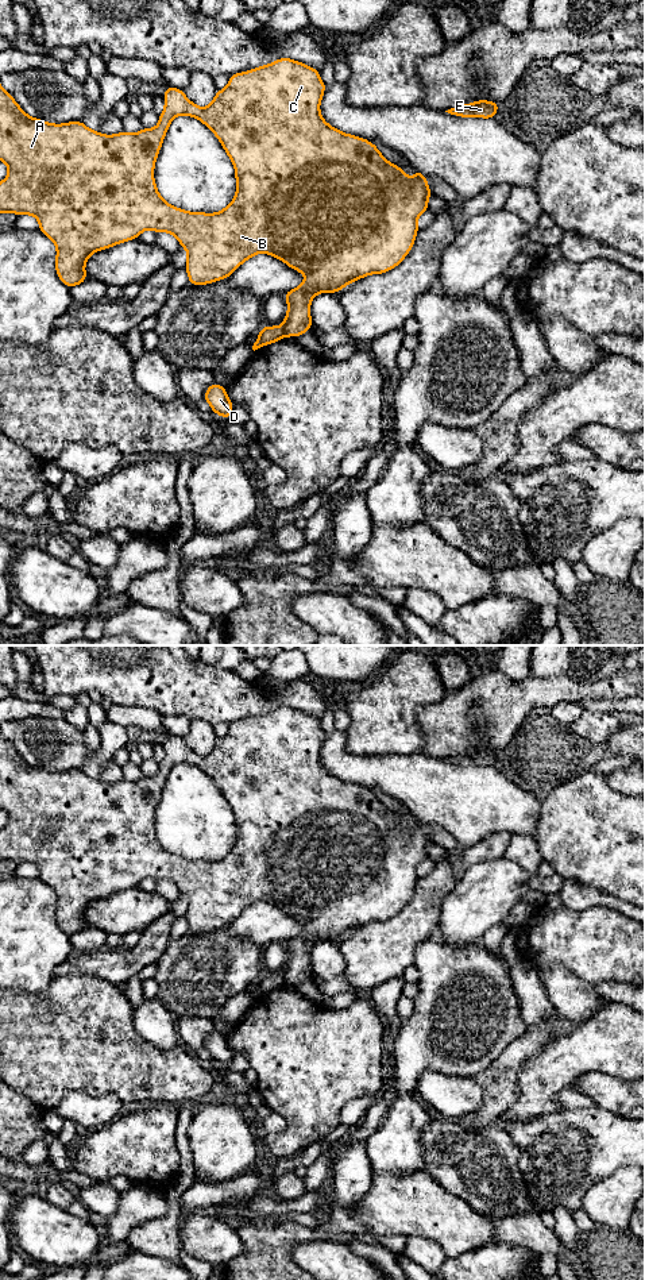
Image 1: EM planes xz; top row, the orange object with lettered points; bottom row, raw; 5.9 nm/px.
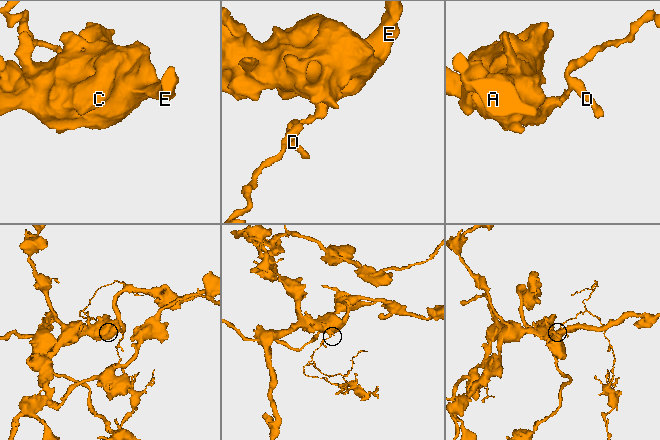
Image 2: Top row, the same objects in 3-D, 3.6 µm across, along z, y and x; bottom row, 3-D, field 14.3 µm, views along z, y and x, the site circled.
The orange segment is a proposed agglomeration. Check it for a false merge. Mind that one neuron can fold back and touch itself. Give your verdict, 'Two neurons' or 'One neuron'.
Two neurons

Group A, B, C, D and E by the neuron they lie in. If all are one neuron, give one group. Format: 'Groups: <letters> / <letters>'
Groups: A B C E / D

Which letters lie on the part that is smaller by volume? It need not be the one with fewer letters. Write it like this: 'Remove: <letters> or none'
Remove: D

